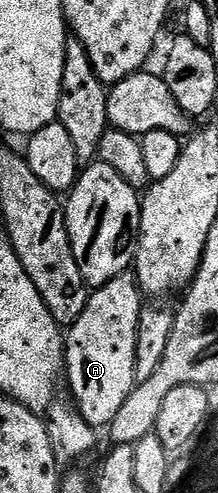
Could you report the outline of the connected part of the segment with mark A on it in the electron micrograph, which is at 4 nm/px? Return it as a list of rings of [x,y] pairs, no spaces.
[[[135,274],[116,275],[109,283],[95,288],[89,294],[86,309],[67,328],[66,342],[62,347],[62,363],[66,368],[66,375],[68,371],[68,387],[76,398],[75,410],[91,427],[103,429],[111,425],[114,417],[118,417],[118,409],[122,409],[126,397],[130,397],[132,388],[137,384],[134,373],[134,345],[141,306],[142,292]]]

